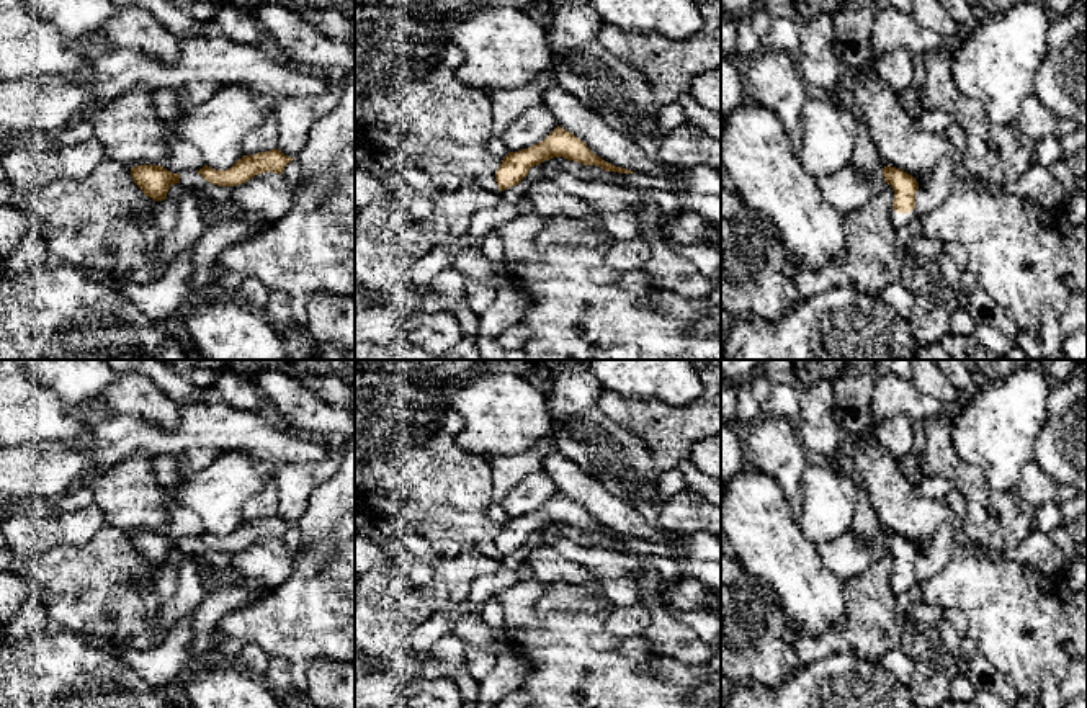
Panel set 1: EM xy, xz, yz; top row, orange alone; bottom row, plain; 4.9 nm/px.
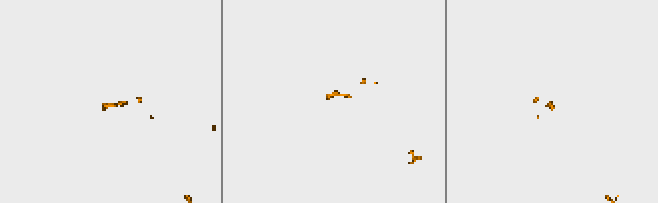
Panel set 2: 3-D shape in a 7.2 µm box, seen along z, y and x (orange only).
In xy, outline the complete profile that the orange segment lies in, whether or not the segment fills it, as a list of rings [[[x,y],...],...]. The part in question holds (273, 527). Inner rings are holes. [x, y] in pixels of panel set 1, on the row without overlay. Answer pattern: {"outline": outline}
{"outline": [[[273,515],[268,518],[258,518],[255,522],[244,522],[227,536],[214,536],[208,531],[196,536],[206,548],[219,553],[237,553],[255,541],[273,538],[283,540],[284,533],[296,525],[284,522],[281,517]]]}

